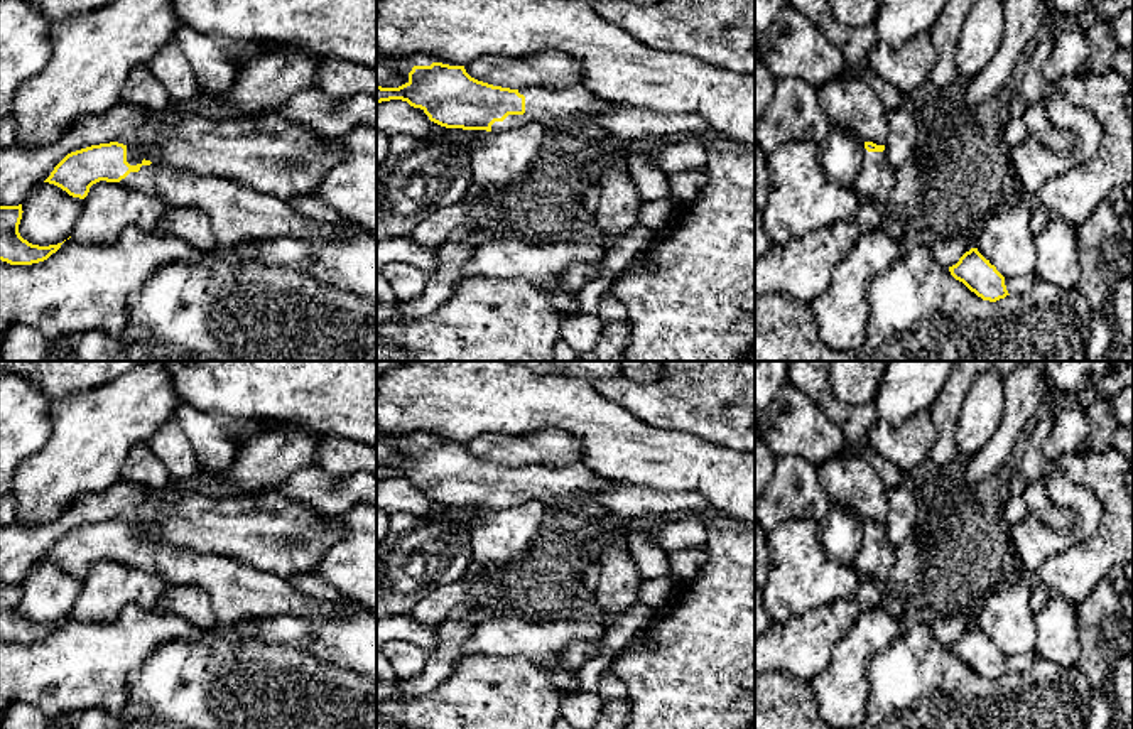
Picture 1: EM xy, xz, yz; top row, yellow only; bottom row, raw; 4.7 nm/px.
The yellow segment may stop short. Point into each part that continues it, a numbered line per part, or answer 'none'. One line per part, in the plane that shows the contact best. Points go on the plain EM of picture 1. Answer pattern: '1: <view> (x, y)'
1: xy (240, 594)

